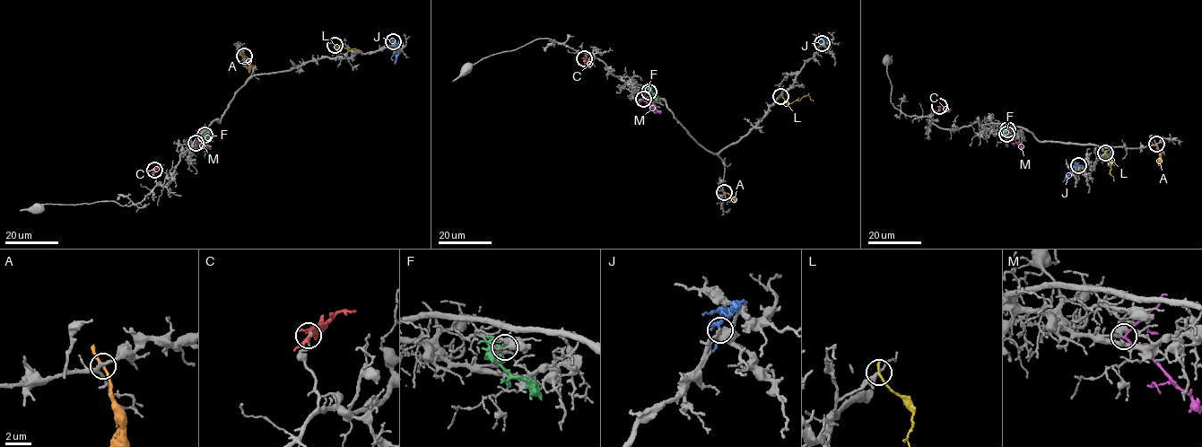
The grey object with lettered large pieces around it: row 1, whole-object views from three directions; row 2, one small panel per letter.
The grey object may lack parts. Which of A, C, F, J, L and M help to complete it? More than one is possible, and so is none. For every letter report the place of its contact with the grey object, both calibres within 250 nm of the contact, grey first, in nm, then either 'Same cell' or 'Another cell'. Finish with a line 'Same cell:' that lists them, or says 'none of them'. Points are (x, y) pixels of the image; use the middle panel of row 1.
A: Touches grey at (724, 192). Thickness 240 nm (grey) against 200 nm. Another cell
C: Touches grey at (584, 58). Thickness 200 nm (grey) against 190 nm. Another cell
F: Touches grey at (648, 92). Thickness 340 nm (grey) against 190 nm. Another cell
J: Touches grey at (822, 43). Thickness 280 nm (grey) against 190 nm. Another cell
L: Touches grey at (780, 96). Thickness 240 nm (grey) against 200 nm. Another cell
M: Touches grey at (643, 99). Thickness 200 nm (grey) against 160 nm. Same cell
Same cell: M

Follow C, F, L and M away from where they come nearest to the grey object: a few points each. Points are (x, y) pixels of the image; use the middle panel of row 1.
C: (584, 57), (590, 62), (595, 59)
F: (648, 92), (649, 91), (657, 101)
L: (780, 96), (788, 103), (807, 95), (814, 100)
M: (643, 99), (651, 108), (655, 106)

